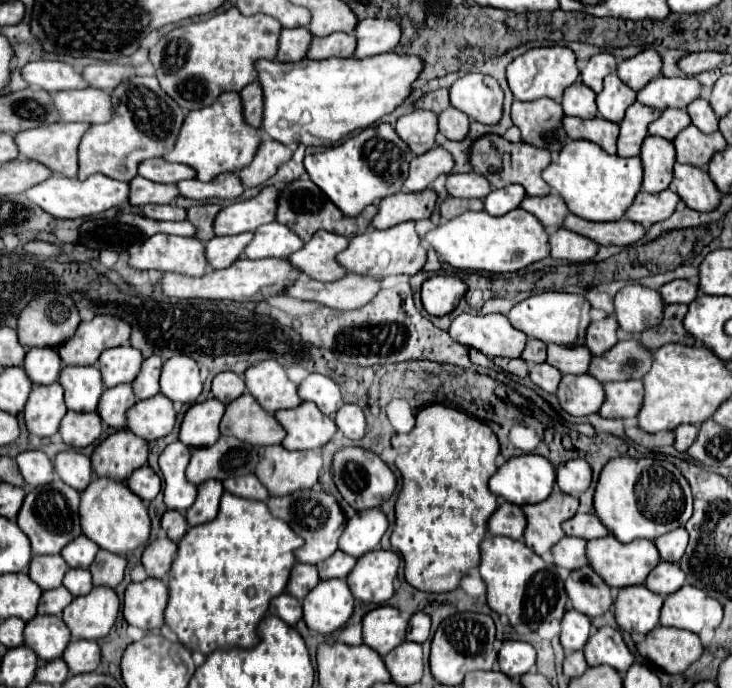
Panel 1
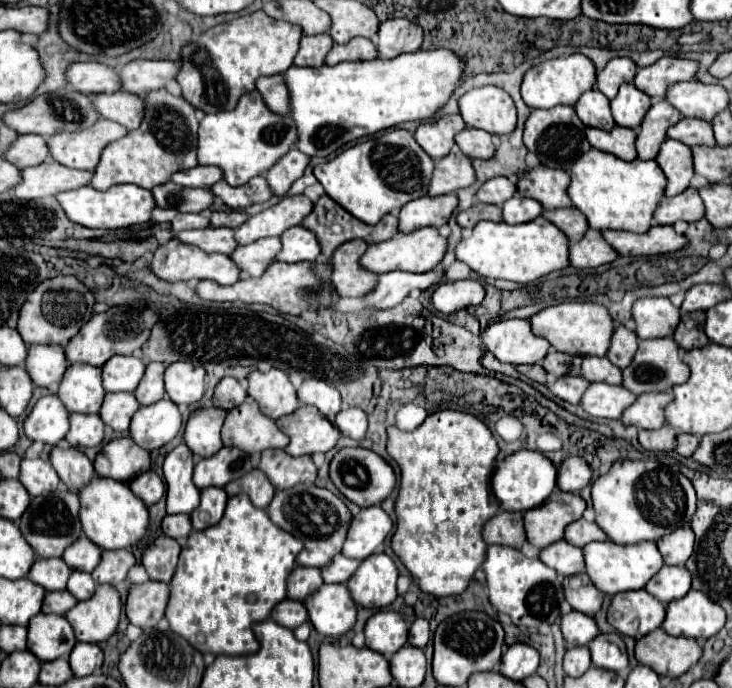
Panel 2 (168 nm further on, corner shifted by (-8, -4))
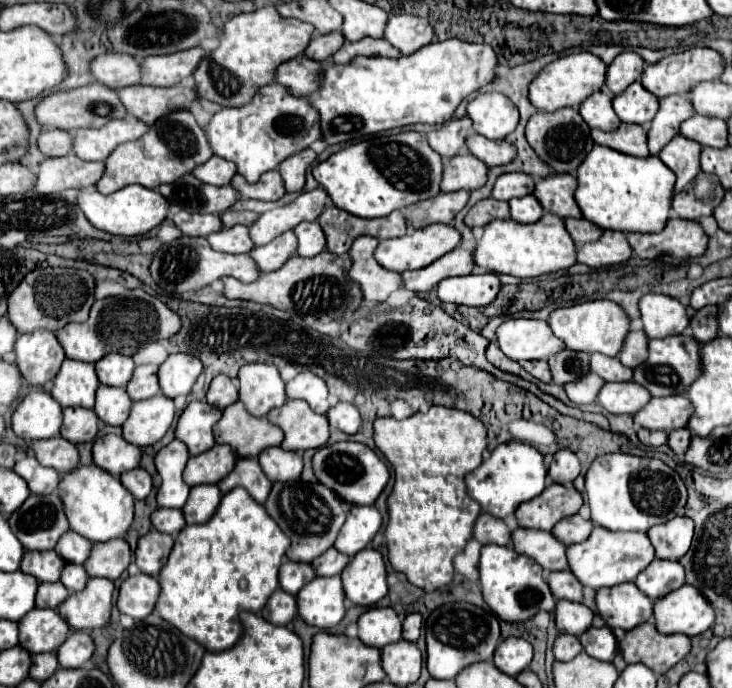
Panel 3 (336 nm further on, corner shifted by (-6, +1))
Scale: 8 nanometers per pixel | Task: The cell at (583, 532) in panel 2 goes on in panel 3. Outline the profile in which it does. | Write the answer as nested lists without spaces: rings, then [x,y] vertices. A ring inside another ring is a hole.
[[[579,514],[571,516],[571,518],[563,518],[563,522],[557,522],[557,526],[551,530],[551,534],[561,540],[563,544],[577,544],[589,538],[591,530],[593,530],[593,522],[583,520]]]

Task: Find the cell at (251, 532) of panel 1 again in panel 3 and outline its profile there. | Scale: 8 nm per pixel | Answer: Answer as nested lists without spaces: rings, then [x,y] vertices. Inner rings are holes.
[[[235,488],[235,490],[227,492],[227,494],[221,498],[221,504],[219,504],[217,512],[215,512],[215,516],[213,516],[209,522],[205,522],[205,524],[195,524],[195,526],[185,526],[185,528],[179,532],[179,536],[177,536],[177,540],[175,540],[175,546],[173,546],[173,550],[171,550],[171,554],[169,554],[169,560],[167,560],[167,564],[163,566],[161,578],[159,578],[159,582],[161,582],[161,596],[159,596],[159,600],[157,600],[157,612],[159,612],[159,616],[161,616],[163,620],[171,622],[175,628],[179,628],[179,630],[181,630],[183,634],[187,634],[189,638],[195,638],[203,648],[207,648],[207,650],[211,650],[211,652],[213,652],[213,650],[219,652],[219,650],[227,650],[227,648],[235,646],[235,642],[239,642],[239,638],[243,636],[243,624],[239,622],[239,614],[245,612],[245,610],[249,610],[249,612],[261,612],[261,610],[263,610],[263,606],[267,604],[269,596],[279,588],[279,566],[283,564],[289,546],[291,546],[289,538],[283,534],[283,530],[279,530],[279,526],[277,526],[277,524],[273,522],[273,518],[265,512],[265,508],[263,508],[259,502],[255,502],[255,500],[247,494],[247,490]]]

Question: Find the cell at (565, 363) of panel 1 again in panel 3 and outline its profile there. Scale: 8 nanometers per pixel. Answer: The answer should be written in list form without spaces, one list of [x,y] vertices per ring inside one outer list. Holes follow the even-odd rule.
[[[591,354],[591,372],[601,376],[605,382],[627,382],[633,376],[633,370],[623,366],[619,358],[605,354]]]

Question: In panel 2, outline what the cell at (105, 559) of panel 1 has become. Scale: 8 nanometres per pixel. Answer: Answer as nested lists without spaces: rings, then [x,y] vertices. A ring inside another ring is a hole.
[[[117,549],[117,551],[103,551],[101,563],[95,567],[93,581],[95,583],[109,583],[109,585],[119,585],[125,577],[127,571],[135,565],[135,557],[129,549]]]

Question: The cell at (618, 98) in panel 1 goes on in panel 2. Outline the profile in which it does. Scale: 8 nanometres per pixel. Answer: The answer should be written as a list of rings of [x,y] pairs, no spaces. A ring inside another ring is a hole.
[[[623,83],[619,95],[611,101],[615,123],[629,129],[635,129],[643,123],[643,117],[649,111],[649,107],[651,107],[651,97],[639,91],[633,83]]]

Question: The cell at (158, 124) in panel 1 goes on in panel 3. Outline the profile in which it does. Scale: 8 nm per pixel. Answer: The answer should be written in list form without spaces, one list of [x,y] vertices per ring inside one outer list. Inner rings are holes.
[[[173,110],[167,114],[167,124],[165,124],[165,116],[159,118],[149,126],[143,138],[133,142],[123,142],[107,156],[105,172],[103,178],[97,182],[97,190],[101,194],[111,194],[129,184],[141,184],[145,188],[169,184],[179,176],[191,172],[195,166],[207,162],[211,156],[213,152],[209,148],[205,132],[201,130],[193,114],[189,110]]]

